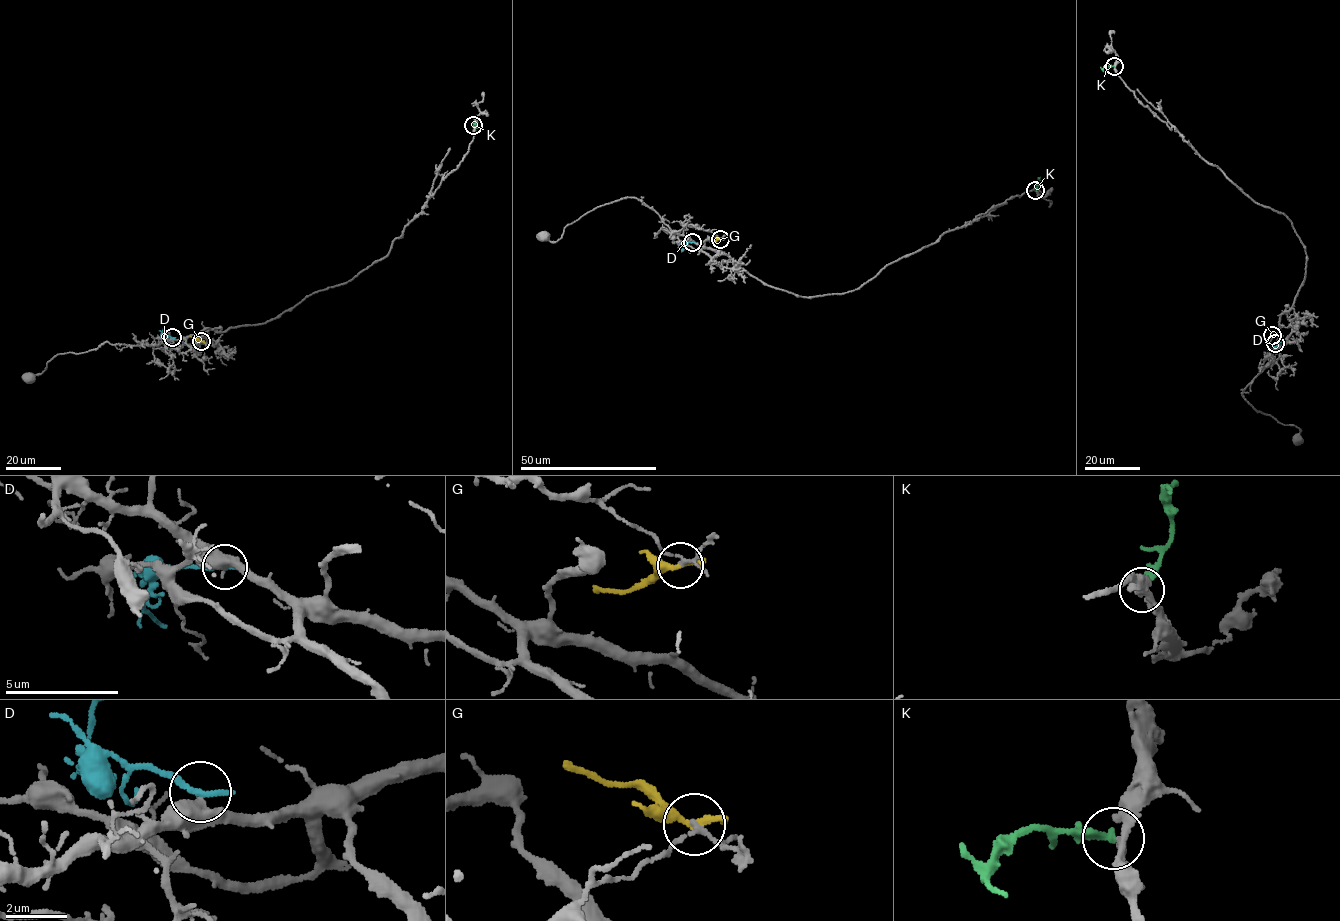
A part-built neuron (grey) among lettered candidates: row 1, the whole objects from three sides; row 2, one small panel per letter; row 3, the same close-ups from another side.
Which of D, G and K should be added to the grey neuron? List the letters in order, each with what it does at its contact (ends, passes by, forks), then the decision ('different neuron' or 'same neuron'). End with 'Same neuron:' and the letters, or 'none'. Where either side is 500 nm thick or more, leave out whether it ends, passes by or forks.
D: it ends | different neuron
G: it ends | different neuron
K: it ends | same neuron
Same neuron: K

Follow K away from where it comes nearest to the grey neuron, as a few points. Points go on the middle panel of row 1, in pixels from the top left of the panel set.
K: (1036, 190), (1039, 178)

